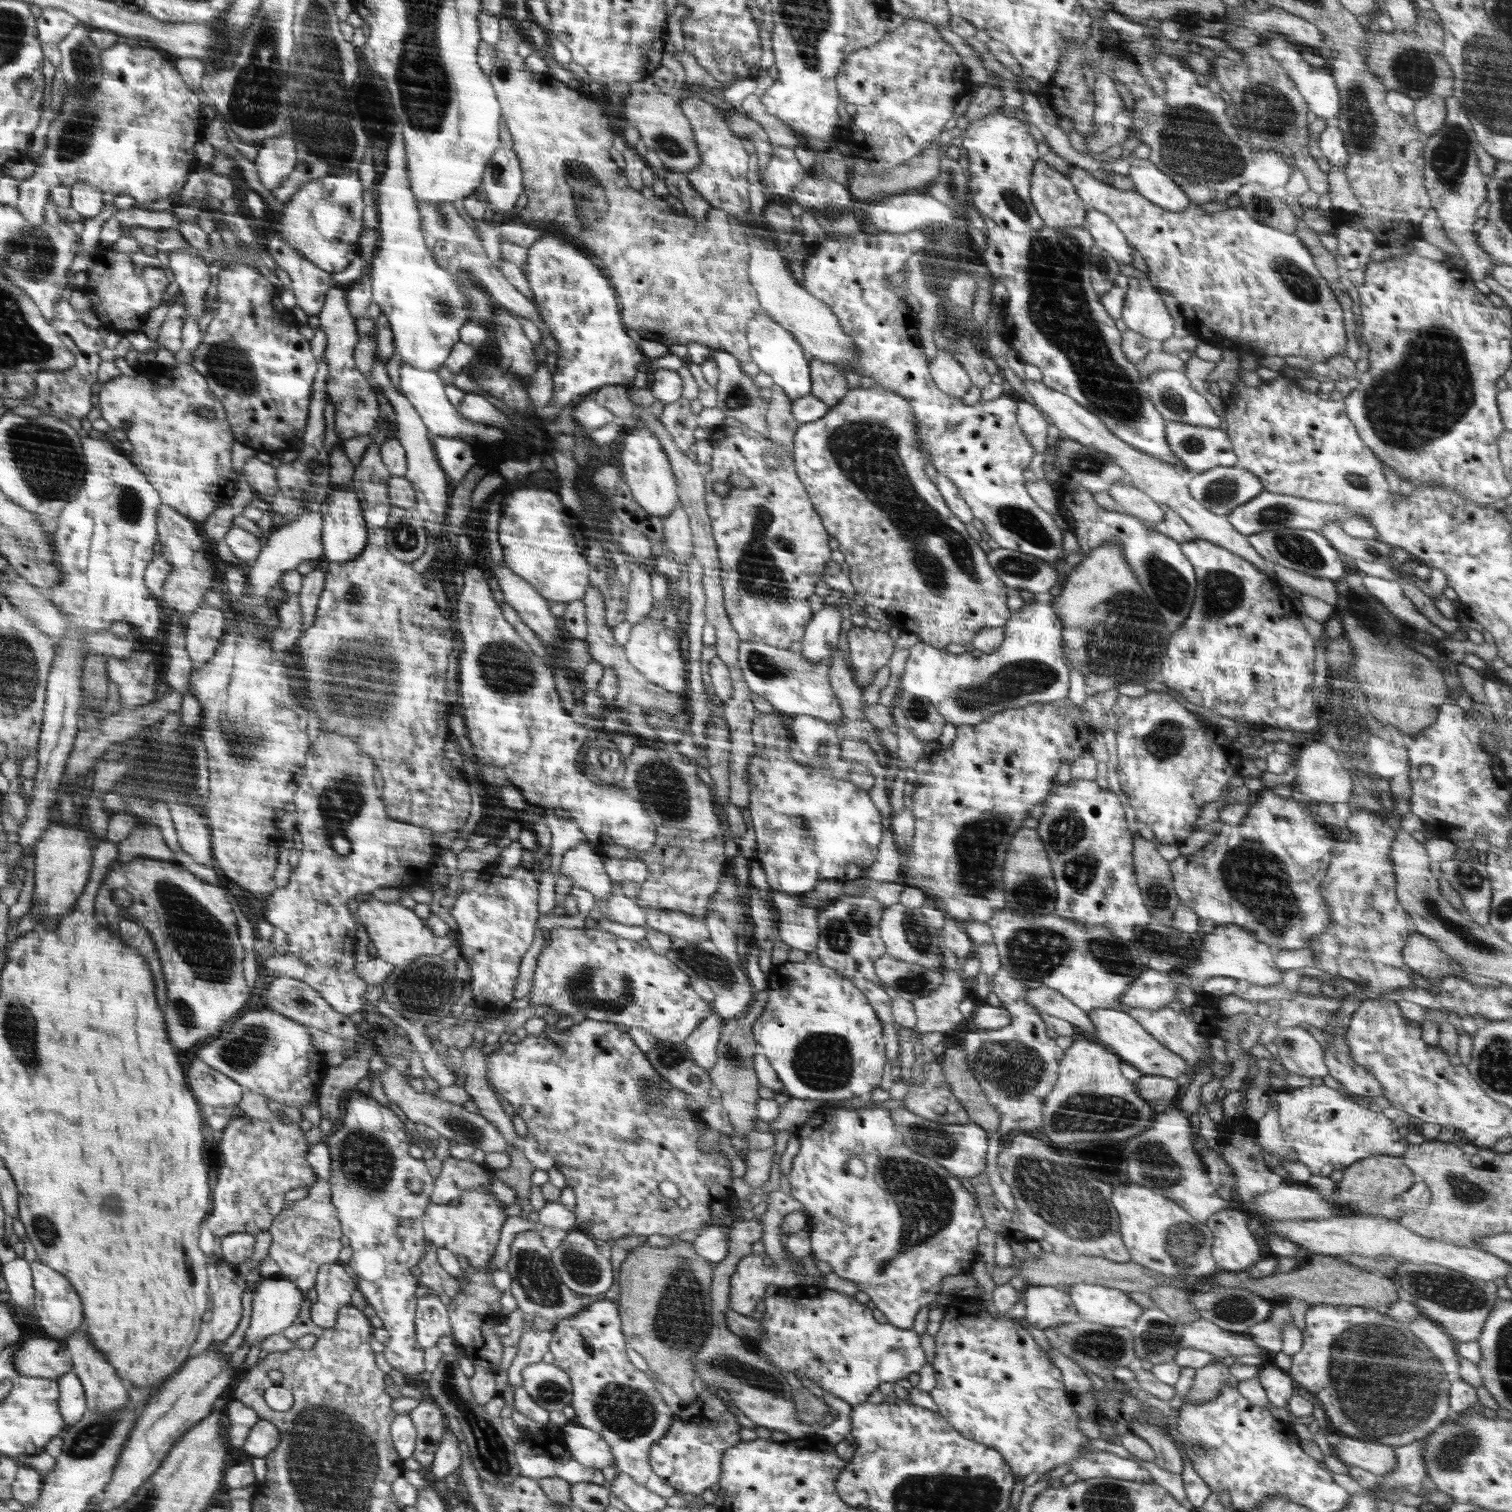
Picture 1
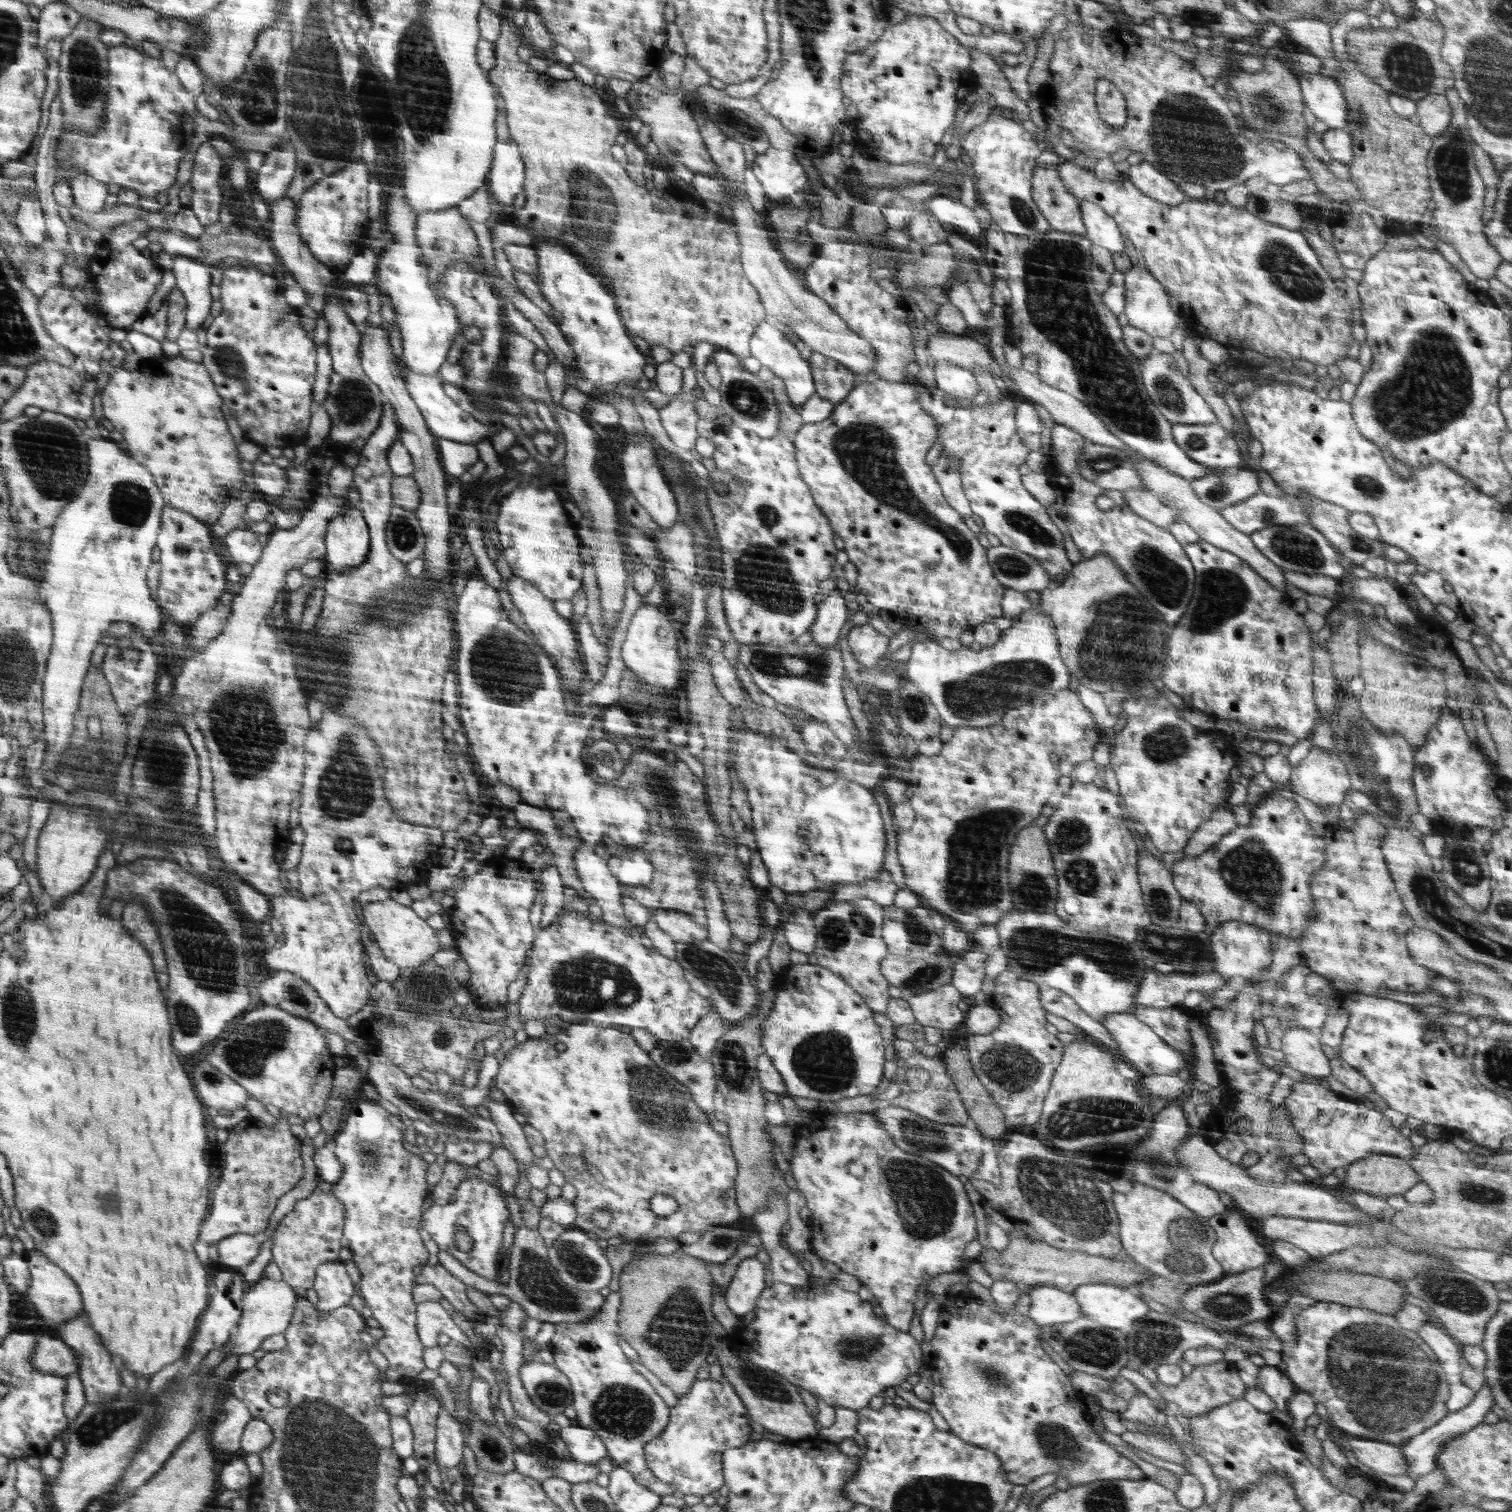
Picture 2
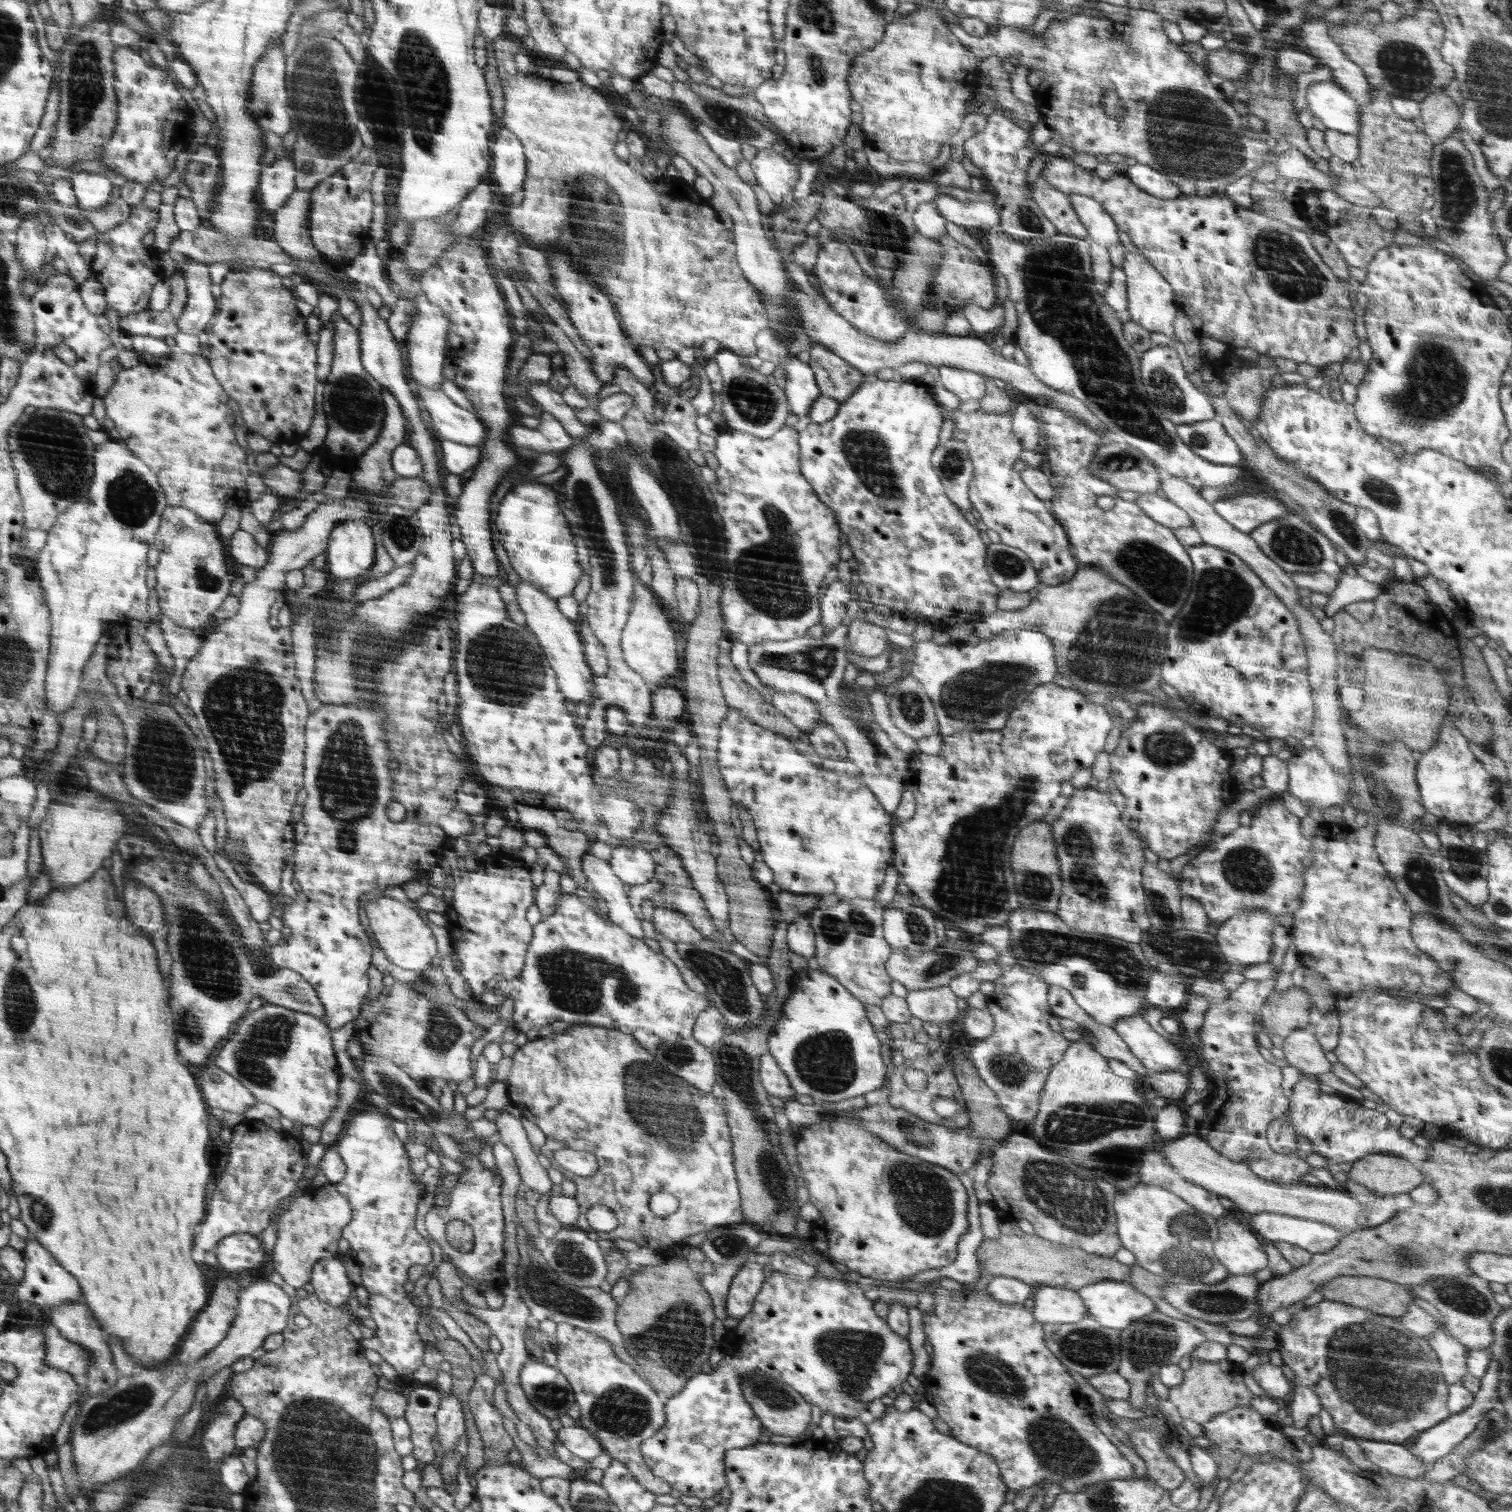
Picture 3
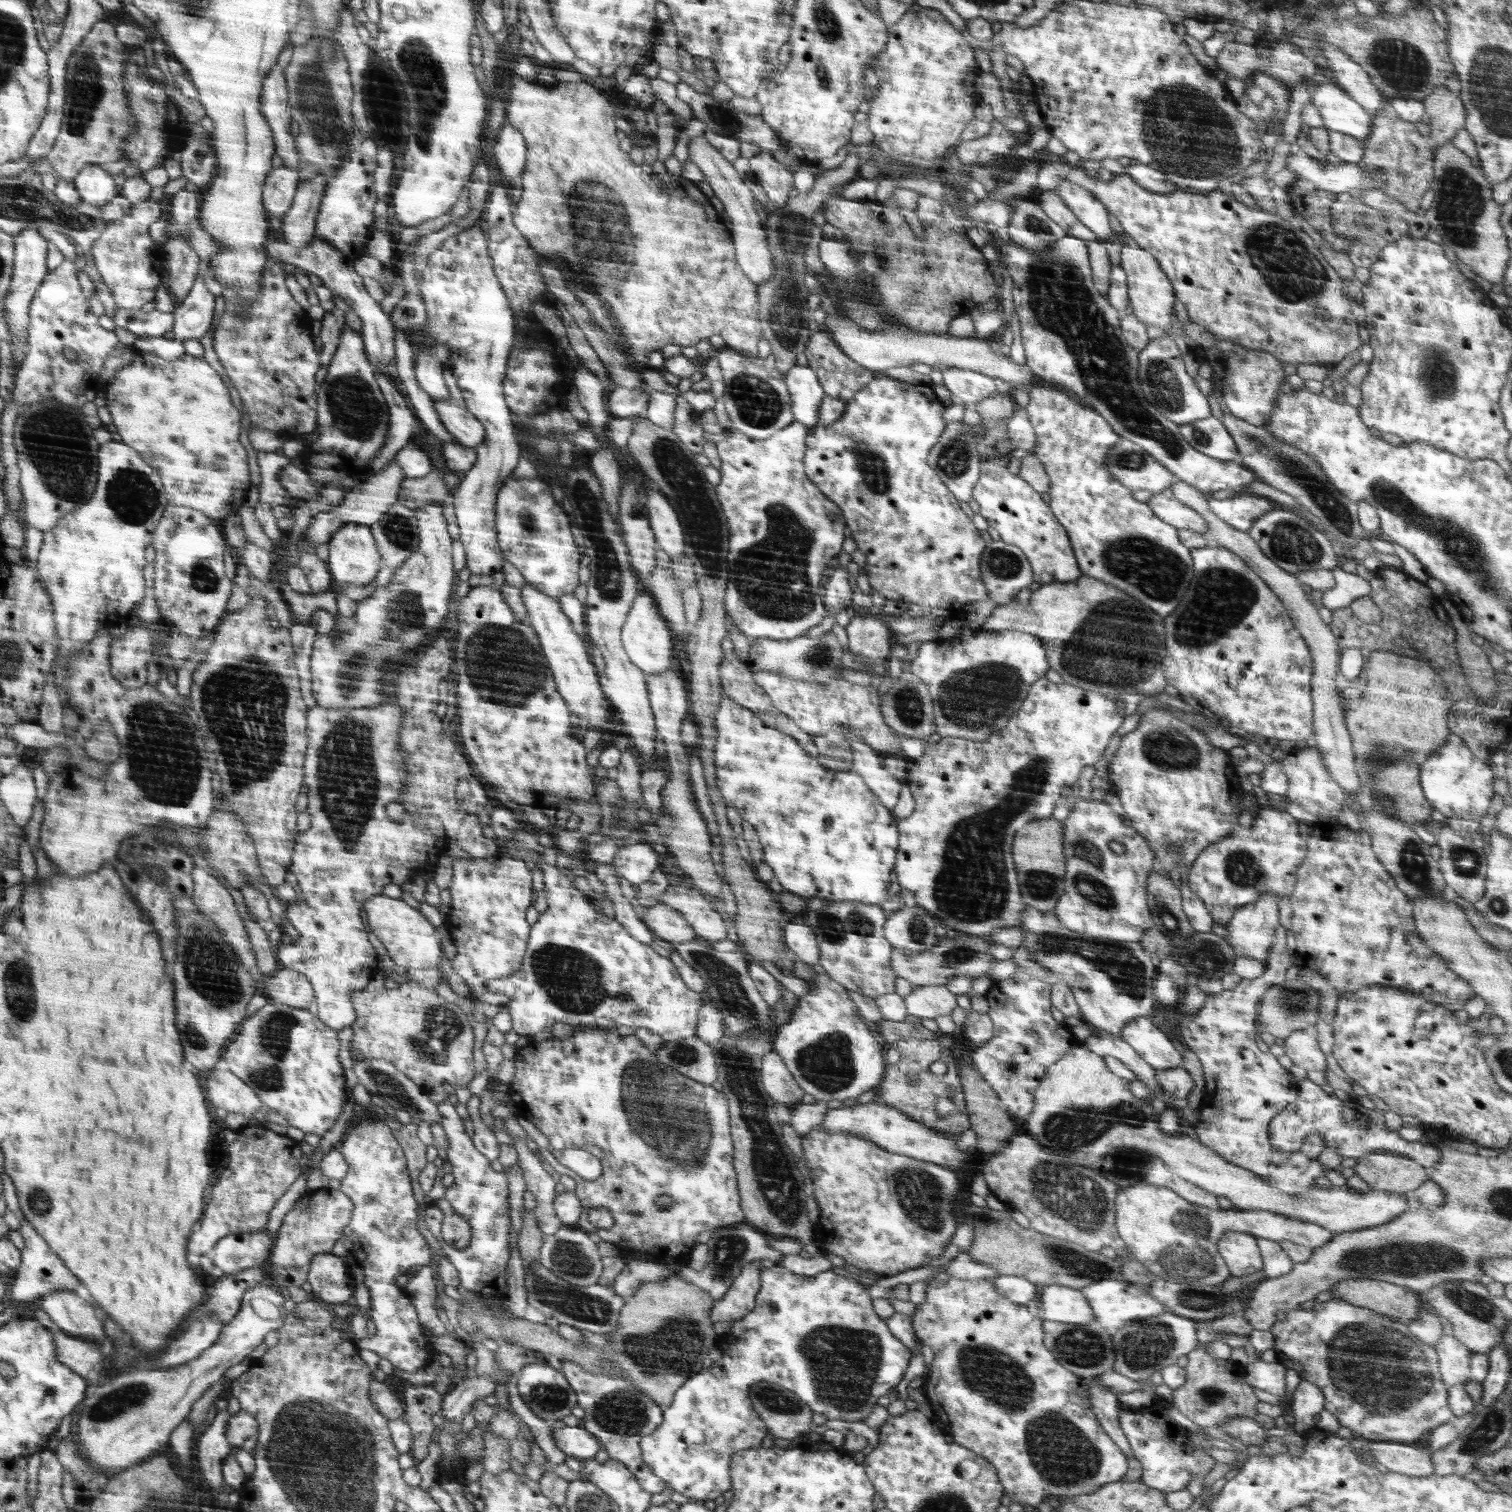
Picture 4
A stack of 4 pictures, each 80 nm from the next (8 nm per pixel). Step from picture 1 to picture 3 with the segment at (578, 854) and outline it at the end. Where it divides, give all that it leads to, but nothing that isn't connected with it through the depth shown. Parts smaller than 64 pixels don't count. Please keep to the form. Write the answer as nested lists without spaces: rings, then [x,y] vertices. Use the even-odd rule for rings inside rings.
[[[587,851],[582,856],[581,866],[587,886],[602,901],[604,917],[622,927],[628,934],[643,940],[645,937],[641,921],[632,911],[626,885],[616,877],[609,862],[600,860]]]

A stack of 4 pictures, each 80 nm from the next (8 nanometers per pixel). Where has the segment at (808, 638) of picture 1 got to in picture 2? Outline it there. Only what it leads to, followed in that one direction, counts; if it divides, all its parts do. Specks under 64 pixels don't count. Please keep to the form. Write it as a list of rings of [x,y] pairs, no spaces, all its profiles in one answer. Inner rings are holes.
[[[836,588],[819,604],[819,616],[809,632],[813,642],[822,646],[822,649],[834,645],[839,640],[843,626],[848,624],[848,597],[840,595]]]

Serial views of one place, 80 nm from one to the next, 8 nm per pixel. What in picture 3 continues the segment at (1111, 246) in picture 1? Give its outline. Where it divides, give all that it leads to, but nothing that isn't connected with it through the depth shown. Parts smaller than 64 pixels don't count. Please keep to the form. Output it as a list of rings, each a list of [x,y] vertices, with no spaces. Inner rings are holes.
[[[1068,194],[1068,196],[1080,222],[1087,228],[1086,242],[1106,247],[1120,244],[1119,228],[1099,202],[1084,194]]]

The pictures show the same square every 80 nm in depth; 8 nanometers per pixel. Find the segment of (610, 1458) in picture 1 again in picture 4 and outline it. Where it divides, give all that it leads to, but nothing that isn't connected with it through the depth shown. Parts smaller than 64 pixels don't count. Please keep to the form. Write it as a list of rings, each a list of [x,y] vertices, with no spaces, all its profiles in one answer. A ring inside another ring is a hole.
[[[566,1425],[563,1428],[554,1428],[551,1432],[556,1444],[566,1455],[577,1459],[594,1458],[596,1452],[600,1450],[600,1443],[596,1440],[596,1435],[587,1431],[584,1427],[570,1427]]]

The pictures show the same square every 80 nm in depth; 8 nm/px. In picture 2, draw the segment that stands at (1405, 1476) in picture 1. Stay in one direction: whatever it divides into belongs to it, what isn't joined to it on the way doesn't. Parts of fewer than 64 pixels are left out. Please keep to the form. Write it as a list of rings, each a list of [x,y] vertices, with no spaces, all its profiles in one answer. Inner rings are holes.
[[[1485,1383],[1485,1385],[1476,1392],[1475,1398],[1469,1406],[1466,1406],[1462,1410],[1458,1410],[1454,1413],[1449,1413],[1440,1422],[1437,1422],[1434,1426],[1427,1428],[1424,1432],[1418,1434],[1410,1441],[1402,1445],[1402,1451],[1406,1463],[1408,1463],[1407,1476],[1411,1479],[1418,1479],[1436,1469],[1435,1456],[1439,1455],[1439,1452],[1443,1448],[1443,1444],[1450,1439],[1455,1439],[1457,1436],[1463,1435],[1471,1428],[1474,1428],[1477,1424],[1483,1421],[1483,1418],[1491,1412],[1491,1407],[1494,1404],[1494,1395],[1492,1395],[1492,1389]]]

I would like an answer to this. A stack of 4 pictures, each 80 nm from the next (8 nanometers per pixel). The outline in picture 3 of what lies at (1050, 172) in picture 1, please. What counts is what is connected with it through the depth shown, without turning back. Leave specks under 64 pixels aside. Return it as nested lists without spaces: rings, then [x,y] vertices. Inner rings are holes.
[[[1042,173],[1032,182],[1031,197],[1044,216],[1056,227],[1058,233],[1081,239],[1088,236],[1087,228],[1080,222],[1067,194],[1048,184]]]

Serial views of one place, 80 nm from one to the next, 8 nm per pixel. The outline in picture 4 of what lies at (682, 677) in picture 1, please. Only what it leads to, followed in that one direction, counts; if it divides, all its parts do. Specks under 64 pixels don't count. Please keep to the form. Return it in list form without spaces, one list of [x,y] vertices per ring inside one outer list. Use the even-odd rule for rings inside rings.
[[[640,587],[638,596],[634,599],[621,628],[621,643],[629,659],[646,675],[662,674],[673,664],[672,638],[668,626],[664,622],[663,615],[659,613],[654,598],[643,587]]]

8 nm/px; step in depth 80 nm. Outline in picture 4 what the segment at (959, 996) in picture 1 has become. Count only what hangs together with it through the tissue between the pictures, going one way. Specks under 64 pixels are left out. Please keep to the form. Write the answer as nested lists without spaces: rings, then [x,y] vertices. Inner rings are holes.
[[[944,985],[916,987],[903,998],[907,1013],[923,1018],[938,1018],[951,1016],[957,1006],[957,996]]]

